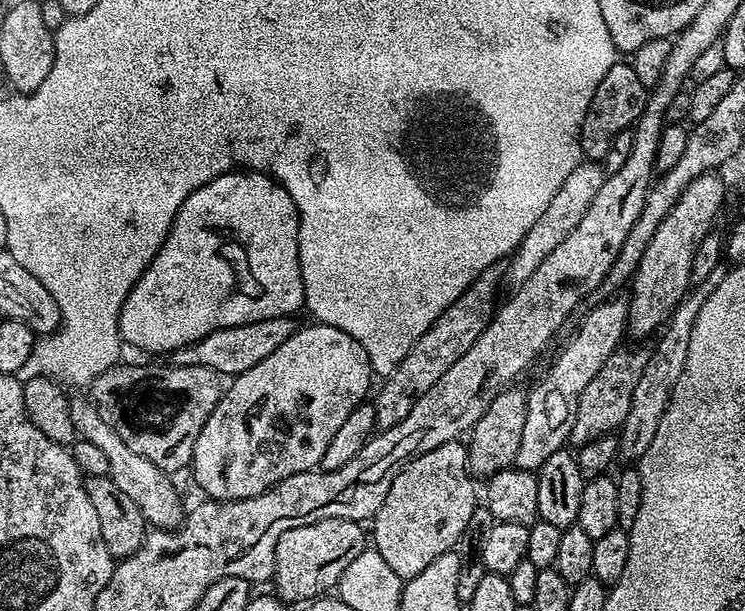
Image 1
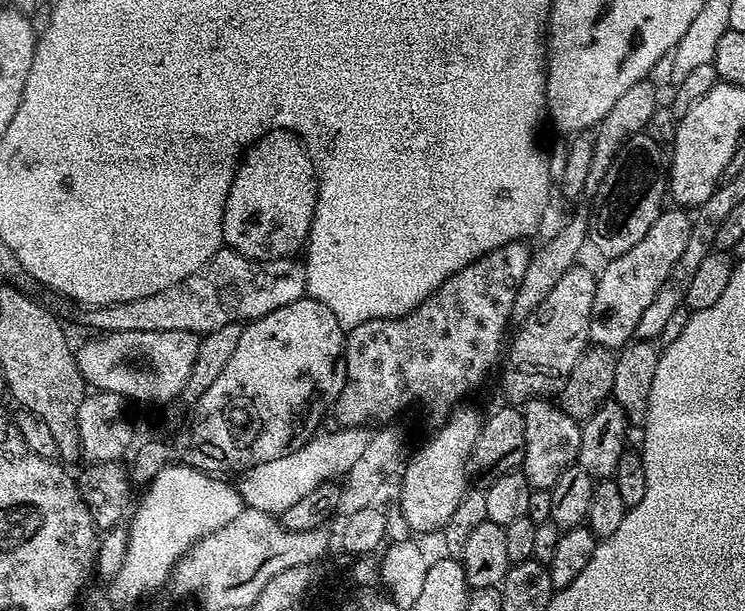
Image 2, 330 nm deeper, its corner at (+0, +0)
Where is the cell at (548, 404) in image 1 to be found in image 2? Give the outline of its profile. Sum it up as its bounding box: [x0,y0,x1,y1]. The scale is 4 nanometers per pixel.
[588,207,693,350]

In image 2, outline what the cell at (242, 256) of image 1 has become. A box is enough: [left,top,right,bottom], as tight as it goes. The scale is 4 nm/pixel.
[224,130,317,262]

